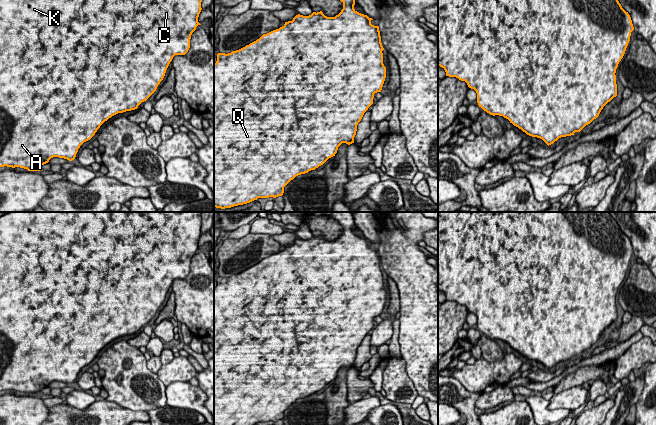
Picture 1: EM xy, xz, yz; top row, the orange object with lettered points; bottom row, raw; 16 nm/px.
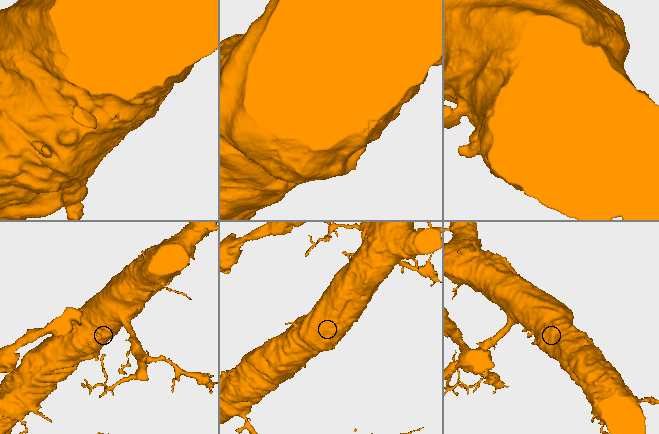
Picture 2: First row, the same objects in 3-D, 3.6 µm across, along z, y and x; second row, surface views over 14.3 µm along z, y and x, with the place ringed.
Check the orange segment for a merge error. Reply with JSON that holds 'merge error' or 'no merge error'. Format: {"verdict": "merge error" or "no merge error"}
{"verdict": "no merge error"}

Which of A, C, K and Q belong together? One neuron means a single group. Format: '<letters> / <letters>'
A C K Q

